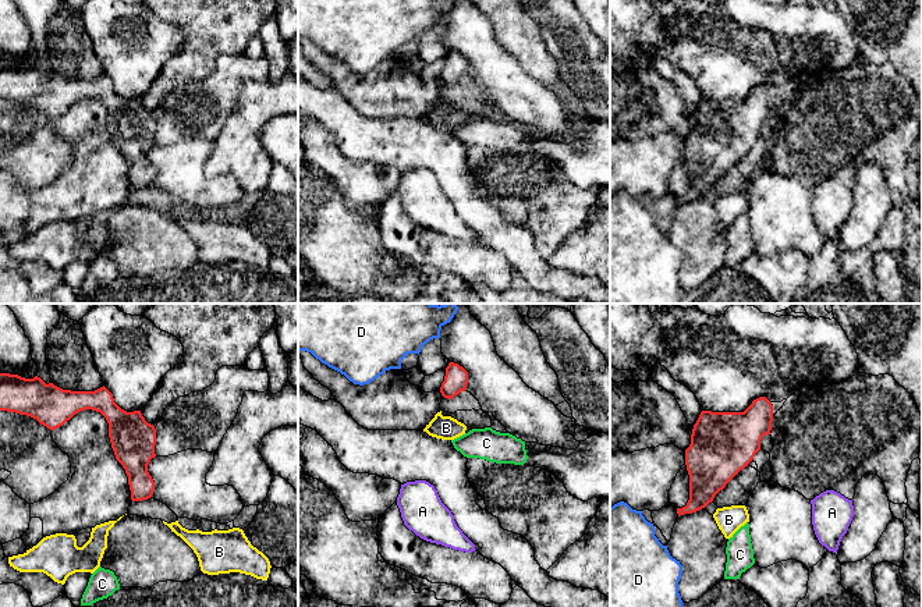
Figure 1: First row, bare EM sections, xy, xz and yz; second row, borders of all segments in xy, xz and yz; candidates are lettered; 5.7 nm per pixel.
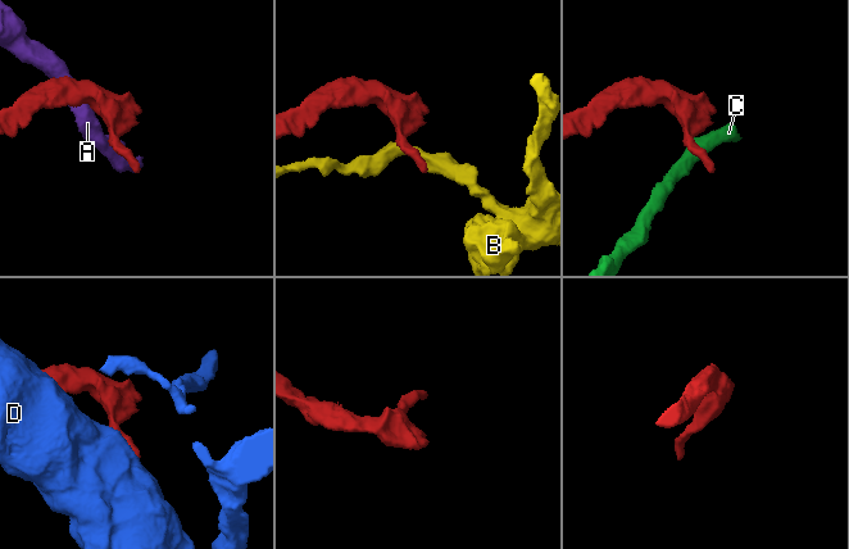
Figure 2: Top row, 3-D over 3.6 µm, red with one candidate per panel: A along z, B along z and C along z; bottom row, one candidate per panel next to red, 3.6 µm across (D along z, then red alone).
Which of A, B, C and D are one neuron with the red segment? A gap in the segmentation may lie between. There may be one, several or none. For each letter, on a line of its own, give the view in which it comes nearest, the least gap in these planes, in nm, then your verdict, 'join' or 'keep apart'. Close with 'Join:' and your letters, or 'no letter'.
A: yz | 420 nm | keep apart
B: yz | 60 nm | keep apart
C: xz | 220 nm | keep apart
D: xz | 160 nm | keep apart
Join: no letter

